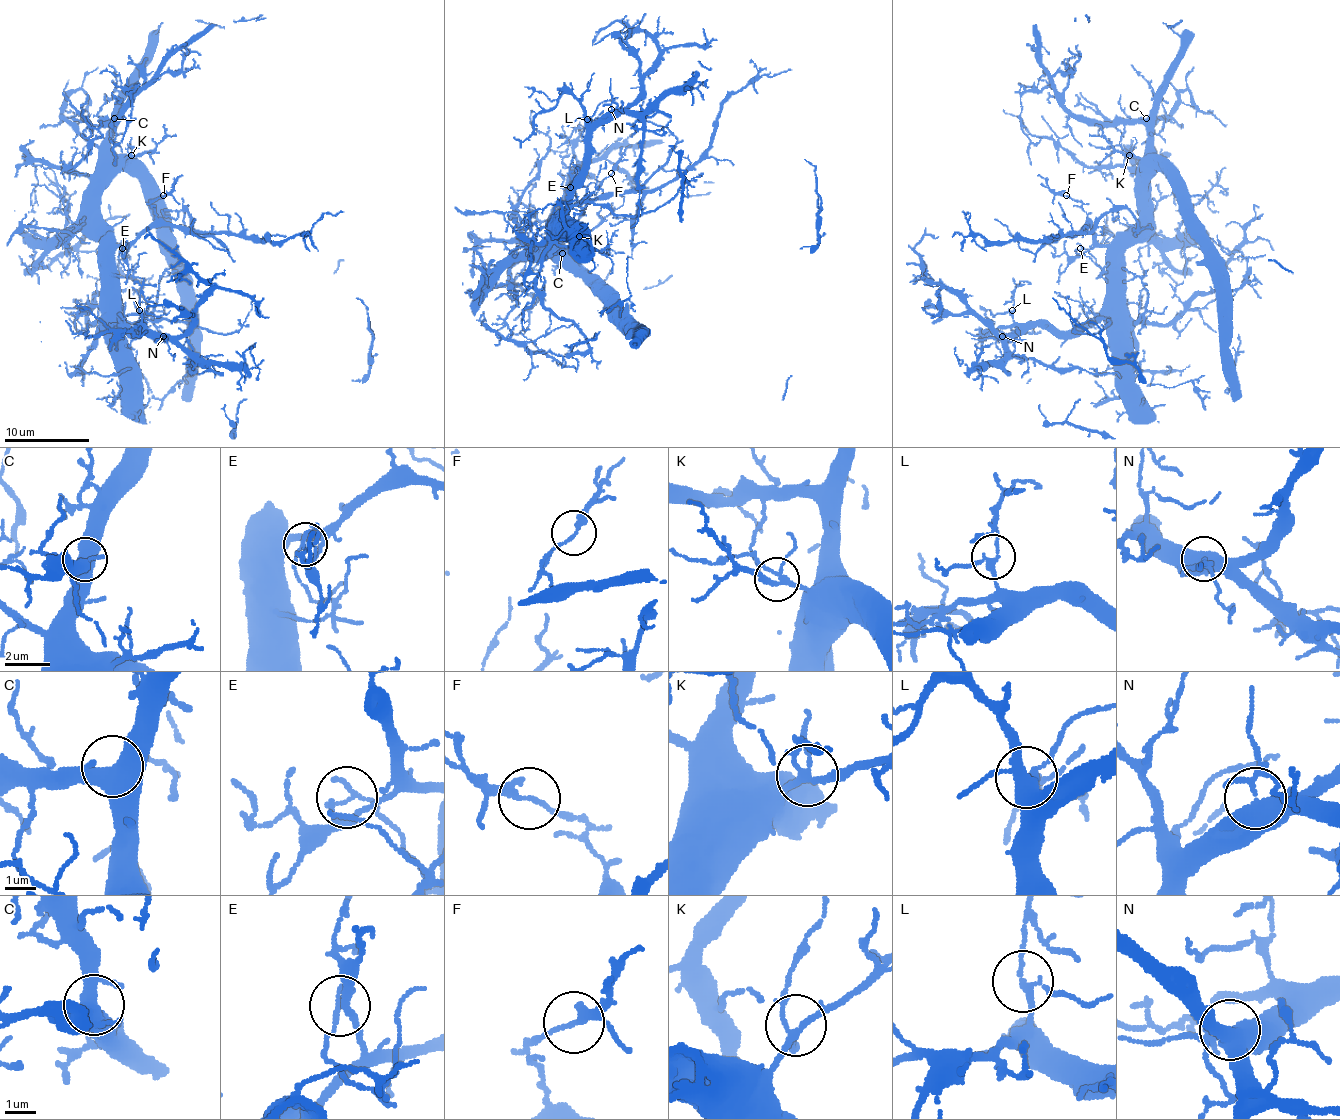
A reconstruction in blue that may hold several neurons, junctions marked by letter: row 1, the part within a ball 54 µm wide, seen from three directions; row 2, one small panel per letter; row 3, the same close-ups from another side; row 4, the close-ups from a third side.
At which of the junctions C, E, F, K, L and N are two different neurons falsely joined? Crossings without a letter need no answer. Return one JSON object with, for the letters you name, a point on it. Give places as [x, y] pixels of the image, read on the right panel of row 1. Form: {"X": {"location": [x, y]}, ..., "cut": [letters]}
{"cut": []}

